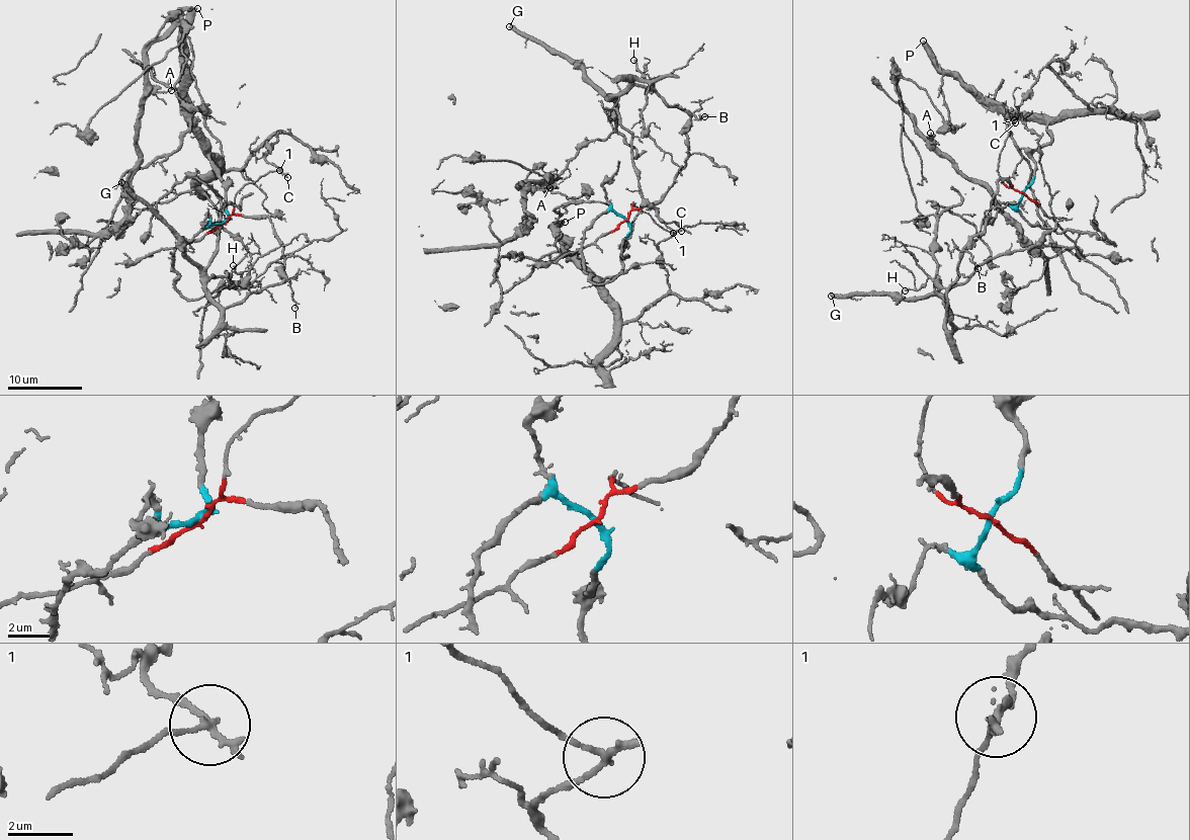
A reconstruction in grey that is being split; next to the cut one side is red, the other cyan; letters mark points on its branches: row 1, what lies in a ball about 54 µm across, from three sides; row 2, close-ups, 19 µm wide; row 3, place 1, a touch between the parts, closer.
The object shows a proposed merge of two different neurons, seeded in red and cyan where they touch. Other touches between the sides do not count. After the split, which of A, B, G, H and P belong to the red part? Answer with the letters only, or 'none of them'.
B, G, H

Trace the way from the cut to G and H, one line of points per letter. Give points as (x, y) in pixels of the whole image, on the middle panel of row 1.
G: (627, 220), (659, 200), (685, 164), (689, 116), (634, 83), (615, 97), (602, 93), (585, 69), (508, 26)
H: (627, 220), (627, 214), (632, 208), (654, 205), (685, 164), (689, 116), (665, 103), (633, 59)

